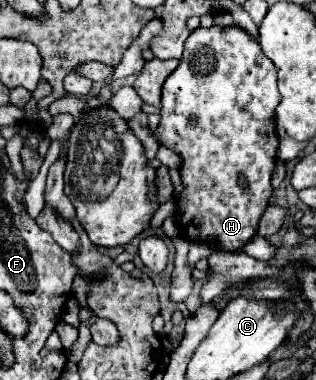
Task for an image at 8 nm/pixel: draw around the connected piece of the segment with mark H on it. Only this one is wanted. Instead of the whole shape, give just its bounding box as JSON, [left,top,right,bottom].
[154,26,280,252]

